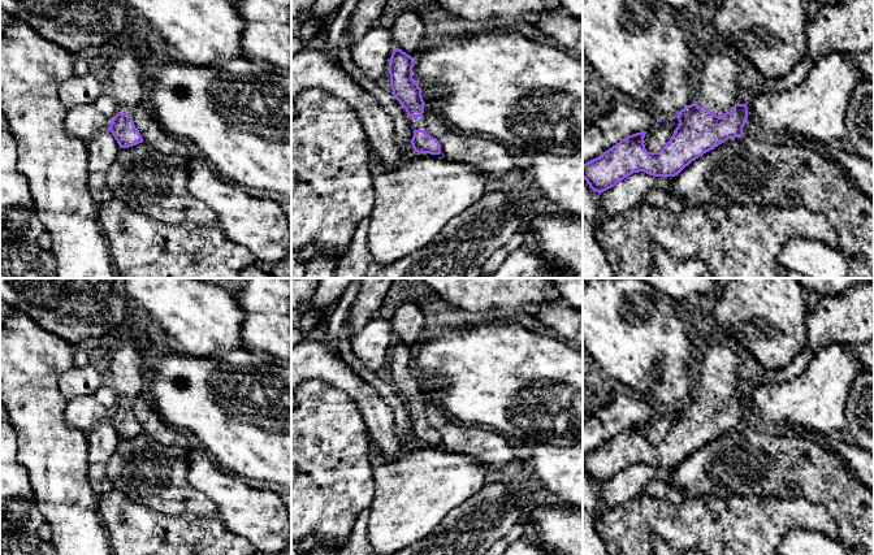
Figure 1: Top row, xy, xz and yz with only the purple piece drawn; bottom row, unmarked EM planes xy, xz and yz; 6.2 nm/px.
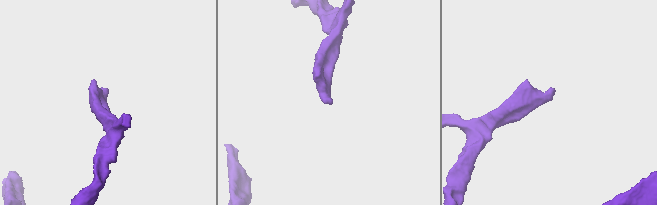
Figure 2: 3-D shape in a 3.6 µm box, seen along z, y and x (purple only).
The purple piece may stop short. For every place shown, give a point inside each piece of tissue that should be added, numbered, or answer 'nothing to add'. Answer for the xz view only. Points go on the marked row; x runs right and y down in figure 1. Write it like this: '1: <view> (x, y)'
1: xz (416, 124)

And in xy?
1: xy (128, 76)

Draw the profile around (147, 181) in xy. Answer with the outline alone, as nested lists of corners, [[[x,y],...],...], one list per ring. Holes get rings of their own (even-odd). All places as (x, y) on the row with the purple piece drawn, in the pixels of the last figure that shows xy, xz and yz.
[[[143,140],[129,148],[120,148],[114,162],[104,173],[105,182],[113,198],[122,200],[129,208],[157,221],[216,225],[216,213],[205,203],[198,200],[187,191],[189,161],[189,156],[161,153]]]

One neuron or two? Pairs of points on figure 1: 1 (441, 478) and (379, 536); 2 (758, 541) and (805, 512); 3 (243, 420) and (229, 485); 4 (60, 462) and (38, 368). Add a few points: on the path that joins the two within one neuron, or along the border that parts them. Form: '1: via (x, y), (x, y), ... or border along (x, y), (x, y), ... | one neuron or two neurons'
1: via (425, 489), (394, 520) | one neuron
2: via (770, 529), (777, 527), (790, 514), (794, 514) | one neuron
3: border along (207, 454), (245, 480) | two neurons
4: via (46, 438), (37, 416), (37, 391) | one neuron

